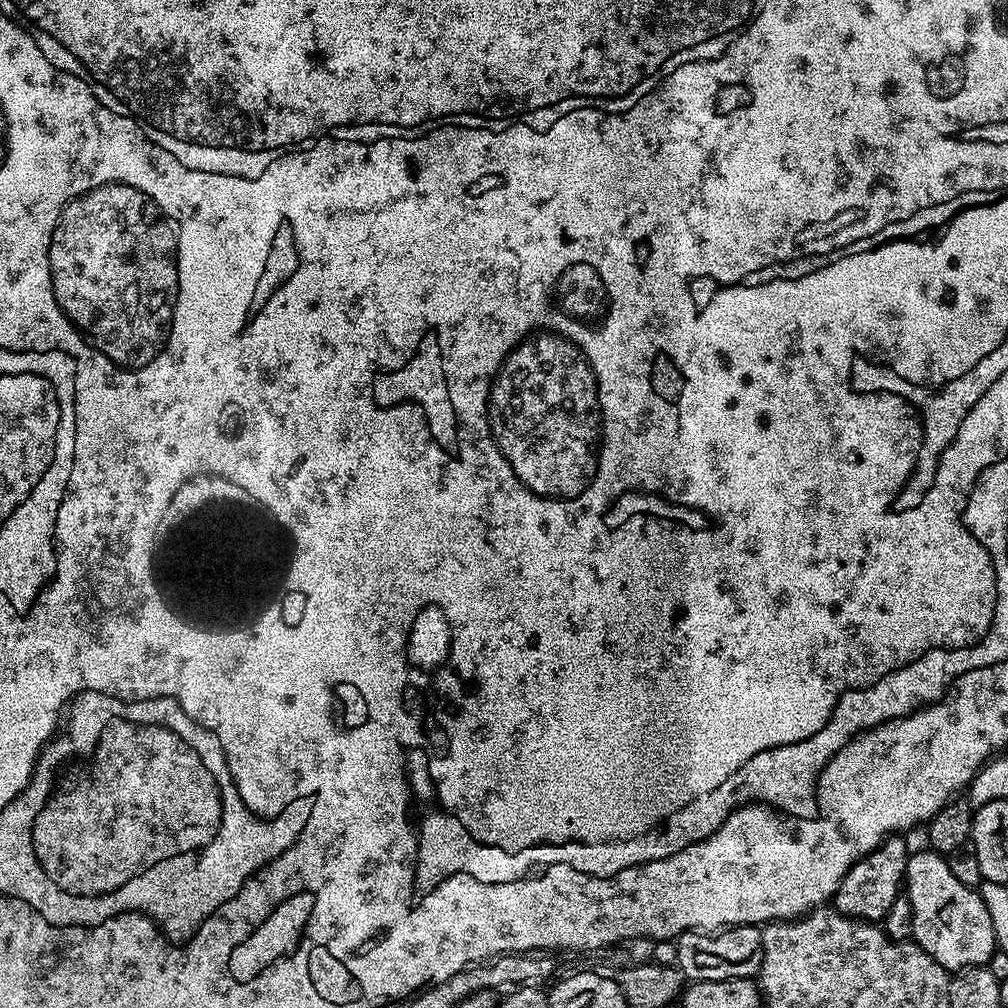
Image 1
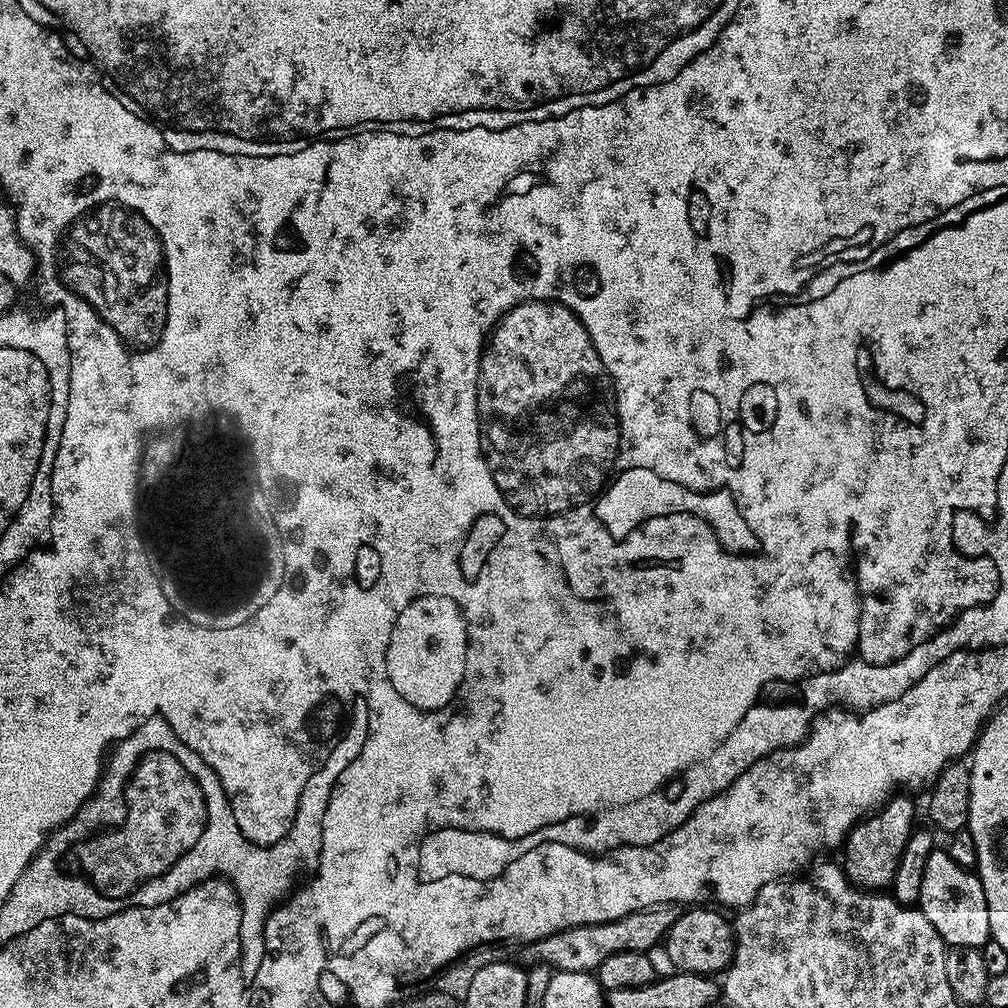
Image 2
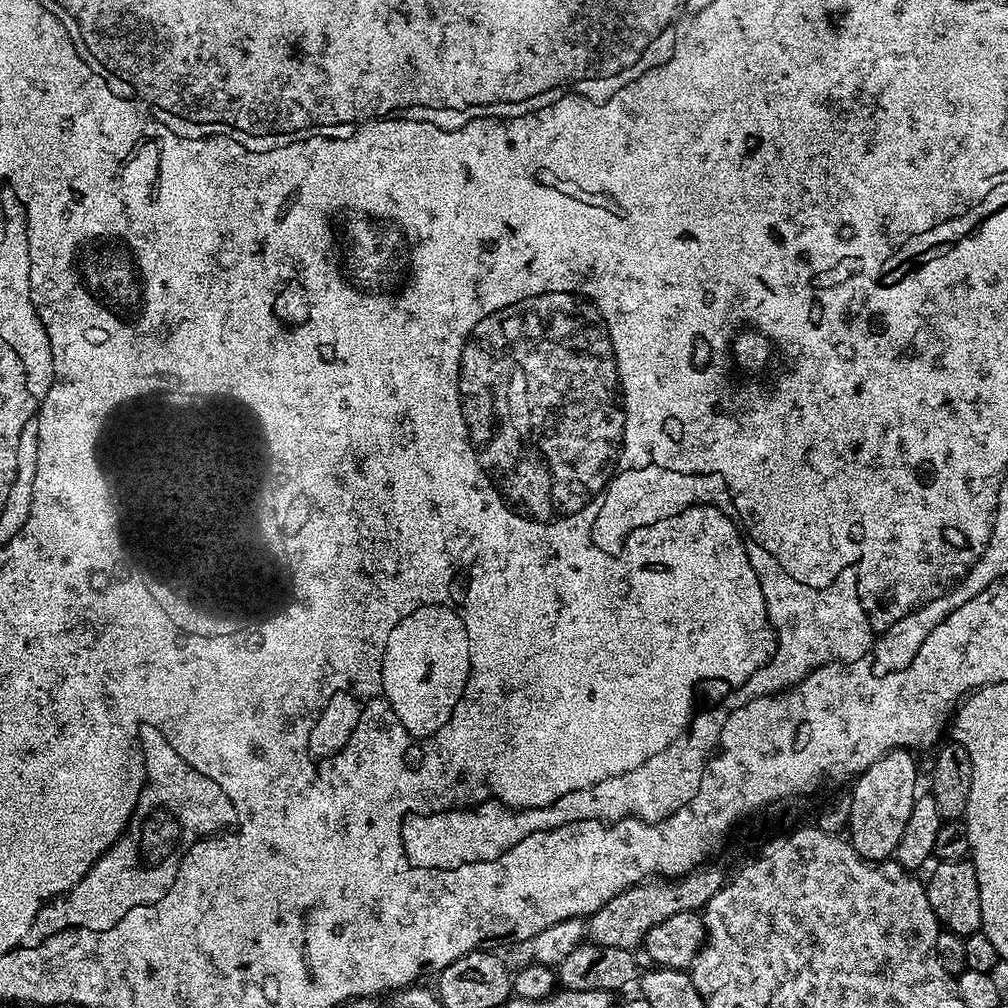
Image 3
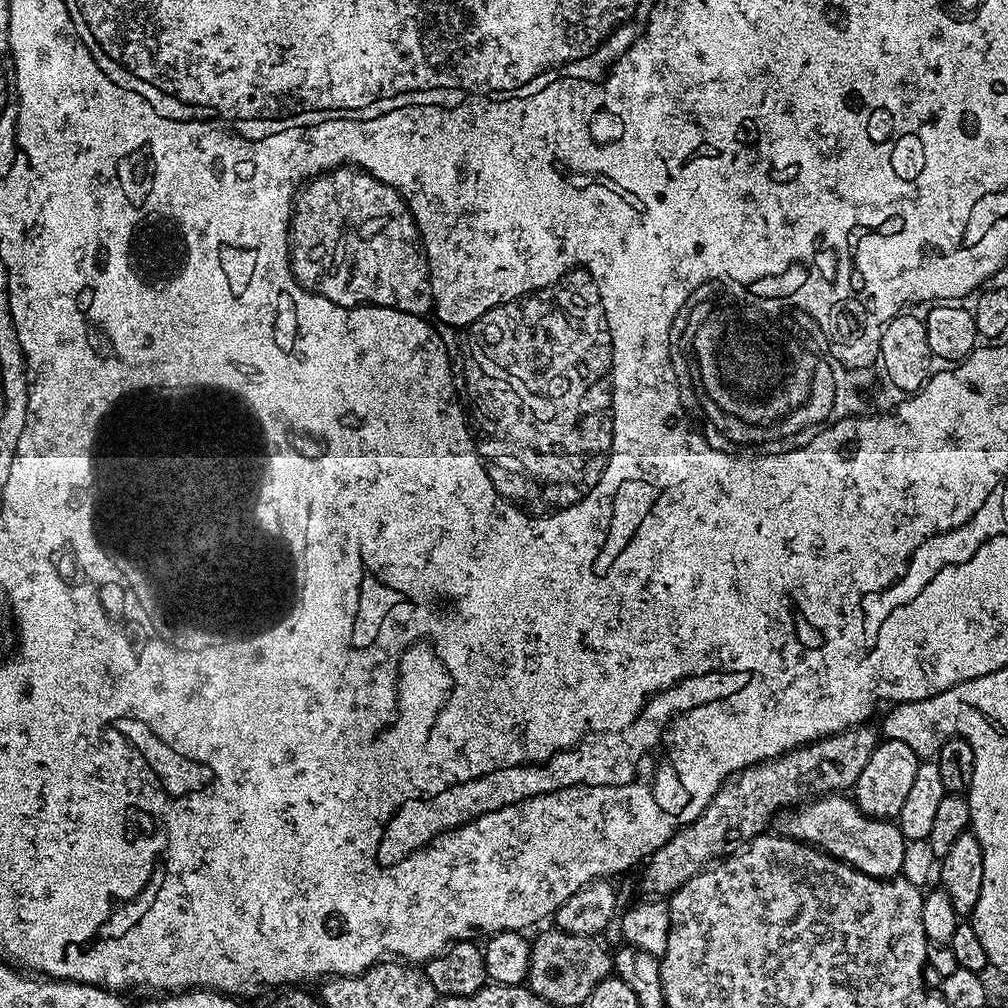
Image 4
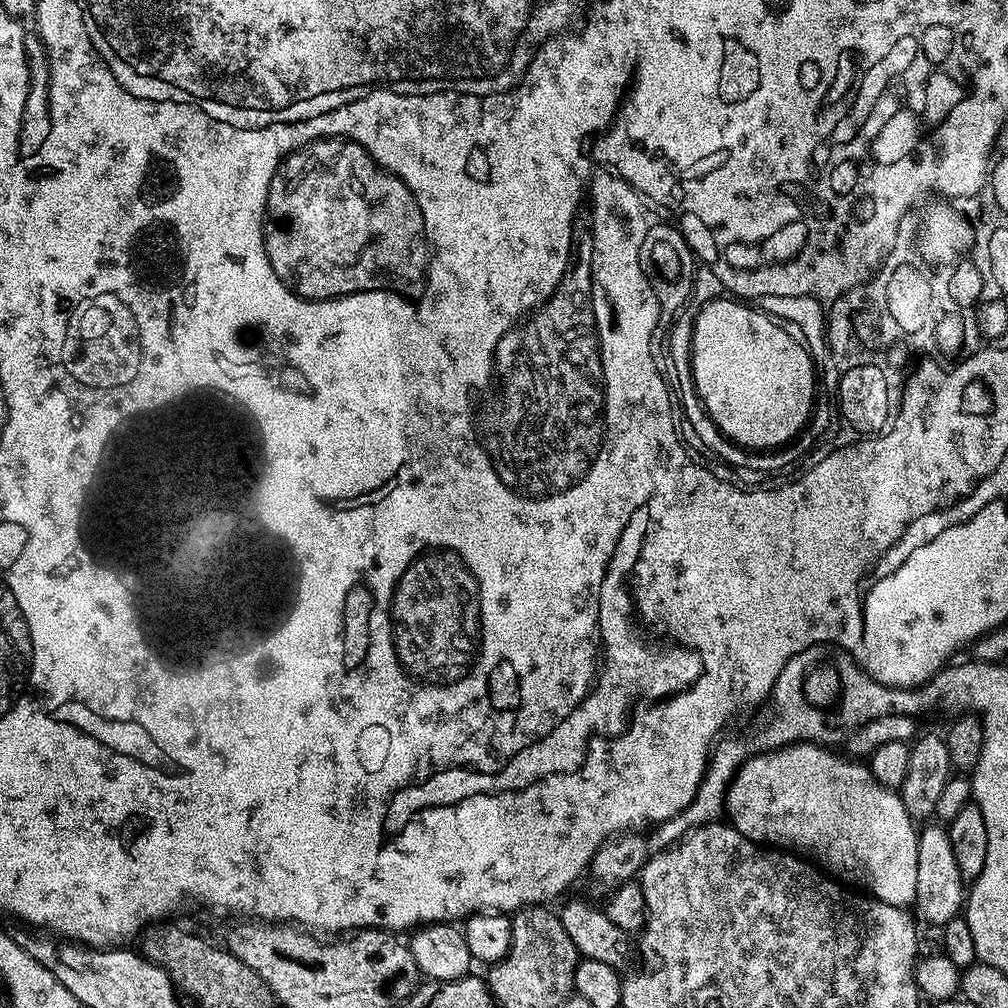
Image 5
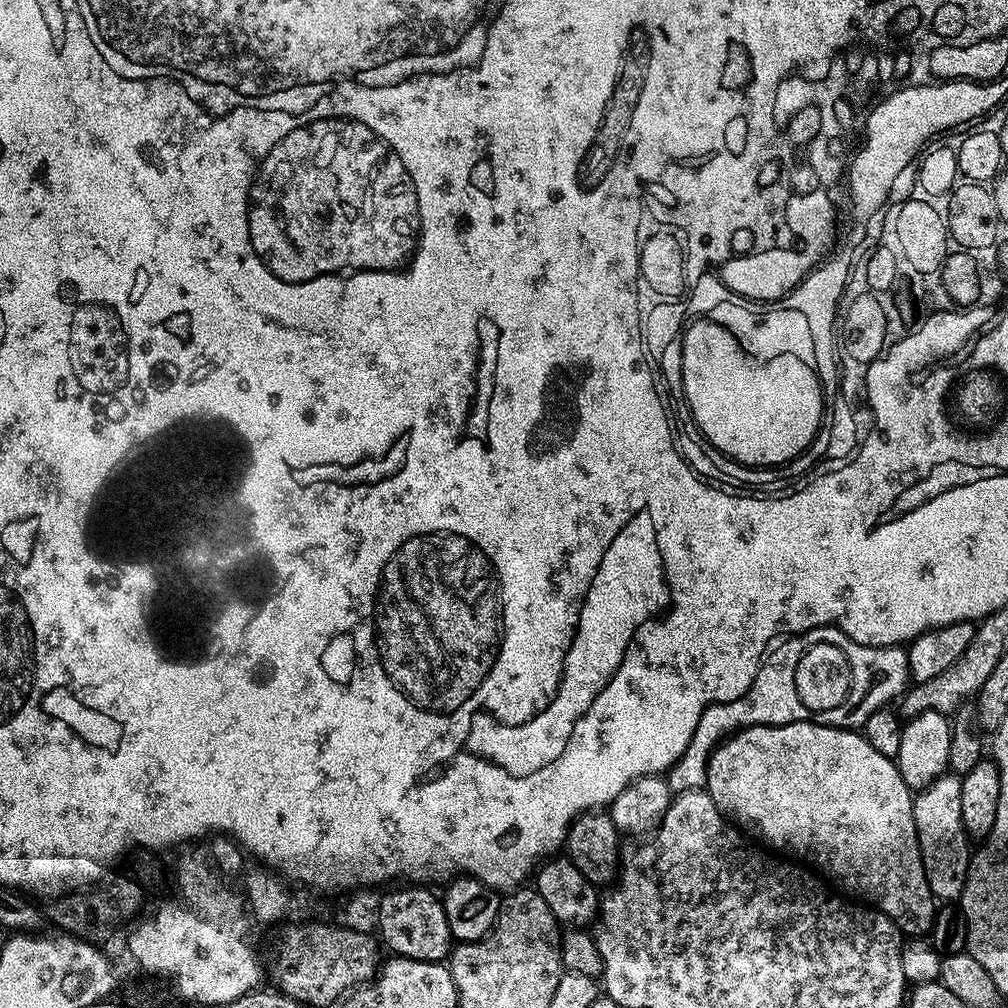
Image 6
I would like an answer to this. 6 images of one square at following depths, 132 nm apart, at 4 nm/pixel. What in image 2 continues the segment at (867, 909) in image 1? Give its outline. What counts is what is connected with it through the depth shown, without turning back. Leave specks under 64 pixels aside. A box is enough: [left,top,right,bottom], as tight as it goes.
[842,795,917,890]

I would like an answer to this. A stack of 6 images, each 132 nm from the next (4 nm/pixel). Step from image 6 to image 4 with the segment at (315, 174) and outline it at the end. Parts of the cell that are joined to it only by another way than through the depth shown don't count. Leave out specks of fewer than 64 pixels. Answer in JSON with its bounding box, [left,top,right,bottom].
[288,166,433,317]

